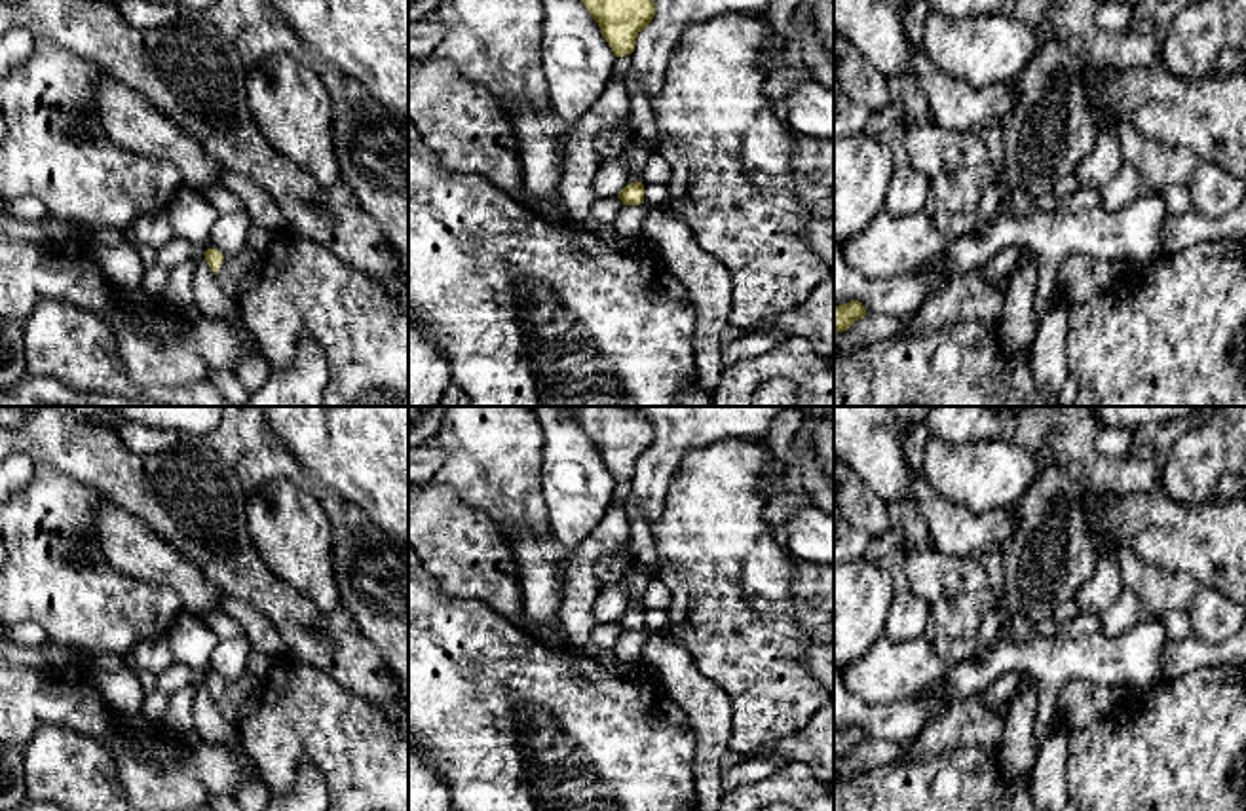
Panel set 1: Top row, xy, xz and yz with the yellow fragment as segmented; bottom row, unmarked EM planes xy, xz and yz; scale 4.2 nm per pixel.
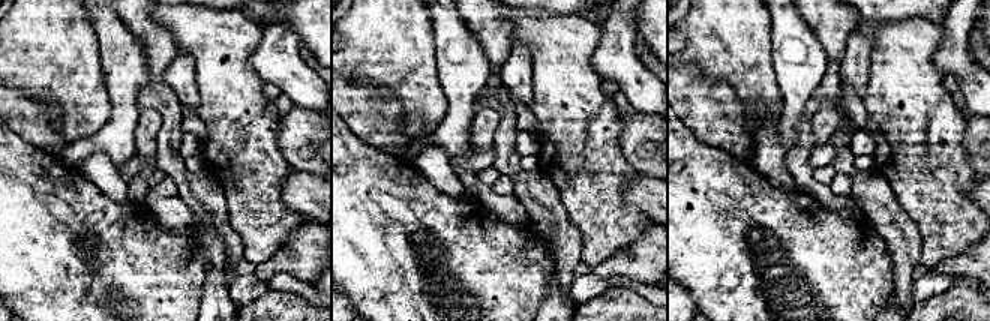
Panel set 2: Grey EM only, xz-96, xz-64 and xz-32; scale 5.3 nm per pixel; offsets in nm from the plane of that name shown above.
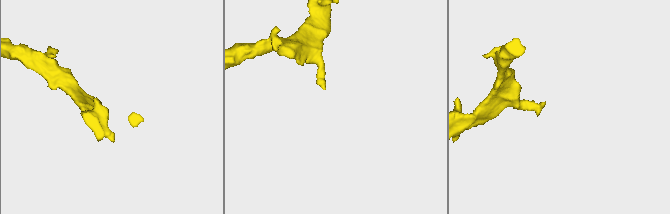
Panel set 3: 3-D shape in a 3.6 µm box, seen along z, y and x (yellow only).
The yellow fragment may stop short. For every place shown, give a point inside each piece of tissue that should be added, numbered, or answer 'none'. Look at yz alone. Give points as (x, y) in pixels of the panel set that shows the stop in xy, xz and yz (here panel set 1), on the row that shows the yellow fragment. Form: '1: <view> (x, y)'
none

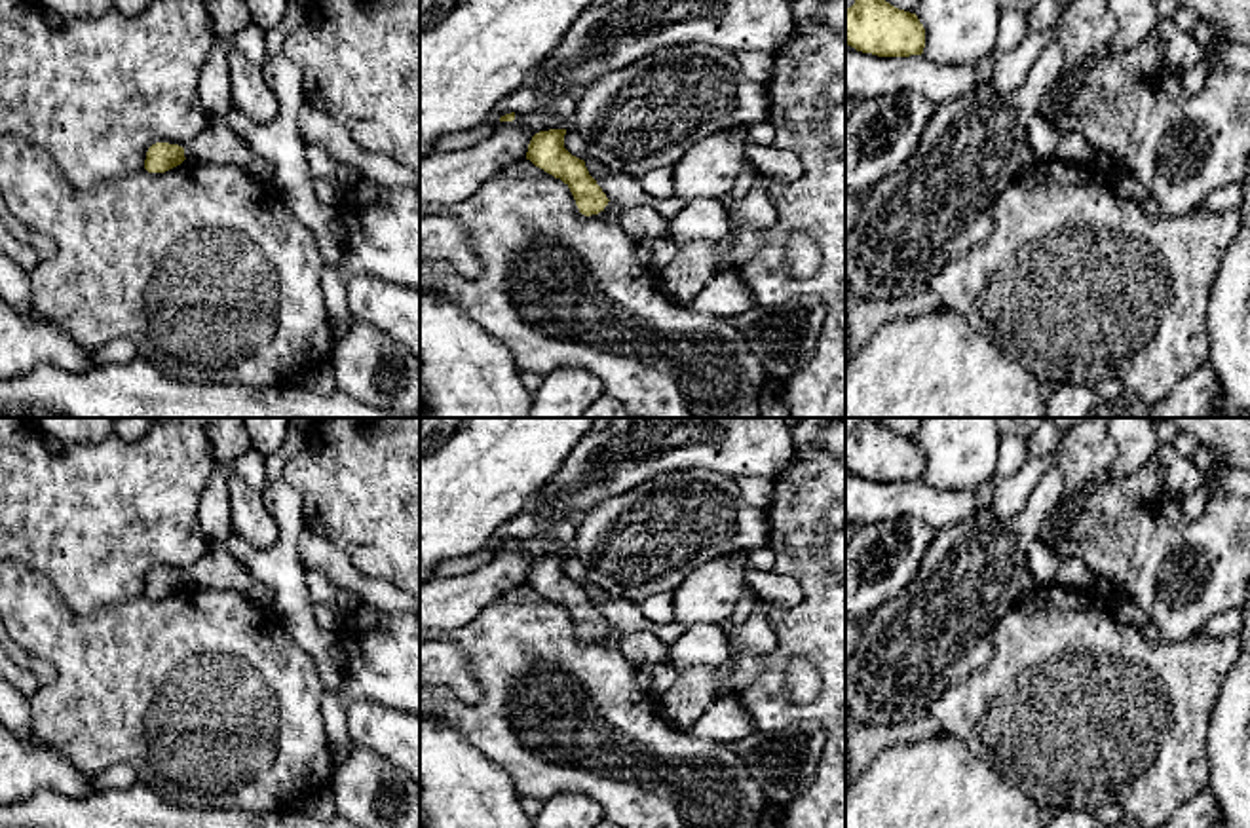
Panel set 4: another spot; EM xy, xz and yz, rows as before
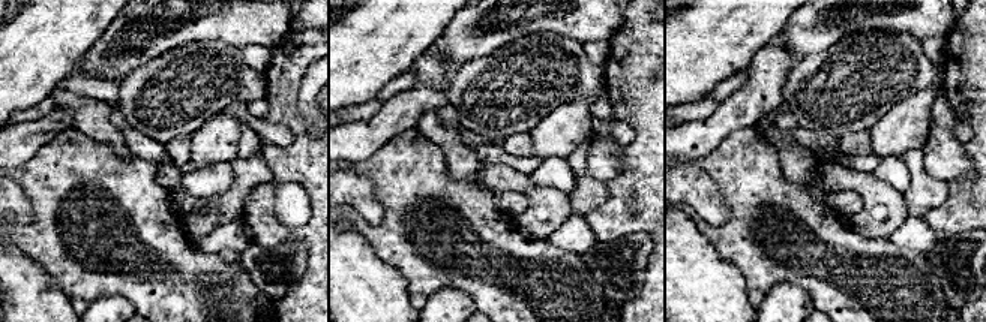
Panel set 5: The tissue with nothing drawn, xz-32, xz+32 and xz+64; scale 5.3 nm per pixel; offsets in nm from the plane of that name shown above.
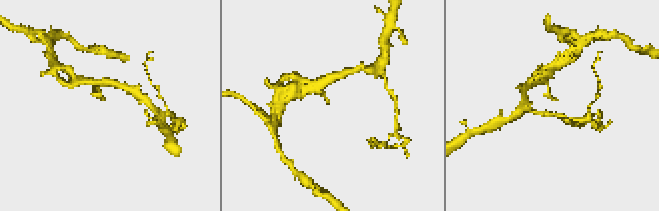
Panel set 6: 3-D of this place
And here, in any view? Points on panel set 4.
none

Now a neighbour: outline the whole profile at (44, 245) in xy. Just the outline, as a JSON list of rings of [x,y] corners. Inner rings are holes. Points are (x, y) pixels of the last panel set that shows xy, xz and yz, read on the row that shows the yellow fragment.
[[[13,215],[4,218],[4,226],[8,232],[21,243],[32,247],[42,260],[47,260],[55,254],[57,245],[51,237],[28,230],[25,224],[21,224]]]

